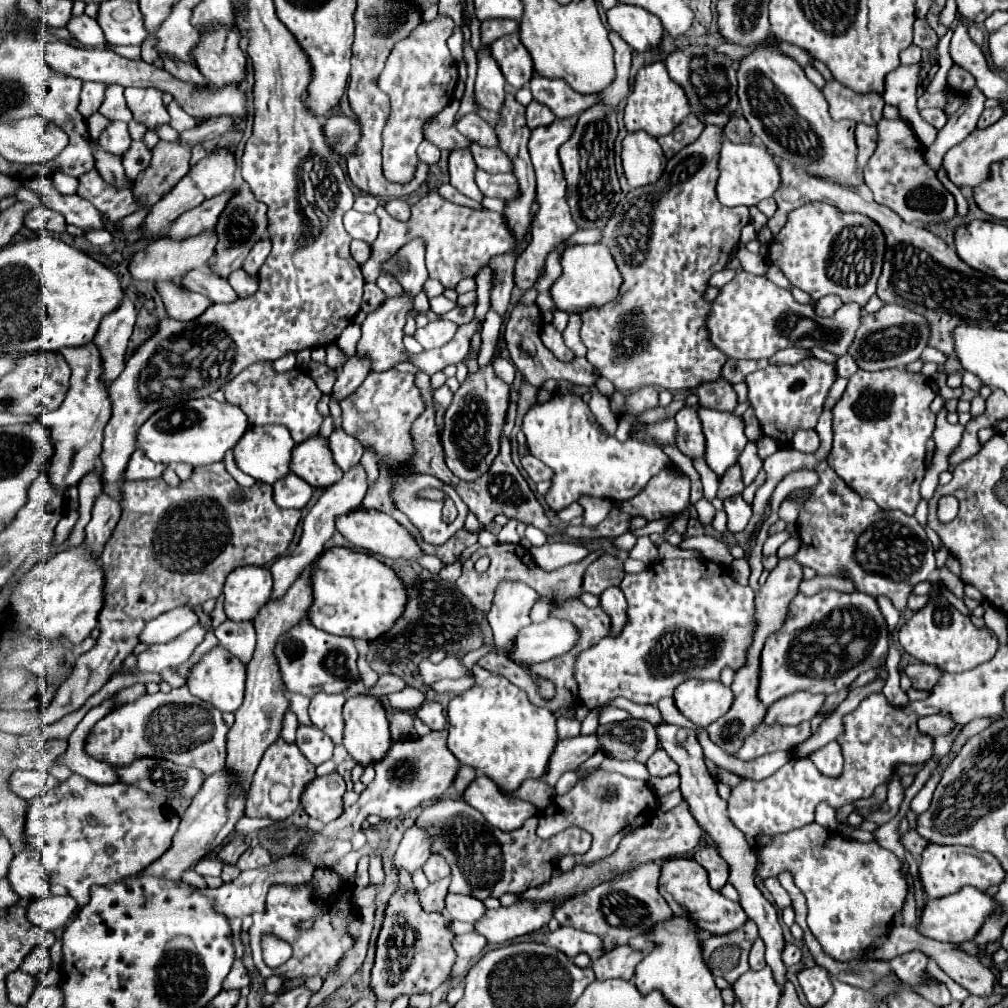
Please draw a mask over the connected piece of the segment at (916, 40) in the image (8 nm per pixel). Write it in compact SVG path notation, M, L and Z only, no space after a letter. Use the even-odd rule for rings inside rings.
M925 18L915 20L915 26L913 26L913 44L915 46L919 46L919 48L933 48L933 46L937 46L937 40L939 40L939 36L927 24Z

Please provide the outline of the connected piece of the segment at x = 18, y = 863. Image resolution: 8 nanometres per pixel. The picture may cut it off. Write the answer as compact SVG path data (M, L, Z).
M23 848L15 854L9 874L7 874L13 890L21 898L47 898L51 896L49 878L45 878L45 870L41 866L41 854L33 848Z

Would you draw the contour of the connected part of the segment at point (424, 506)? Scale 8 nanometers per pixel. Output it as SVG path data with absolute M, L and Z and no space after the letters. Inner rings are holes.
M403 474L401 478L393 480L389 478L389 482L393 484L389 496L393 500L393 504L397 506L397 510L401 510L421 532L457 532L463 528L463 522L465 522L465 516L469 512L469 508L463 504L463 500L457 496L457 492L443 484L441 480L433 478L433 476L427 476L427 474L413 474L413 476L407 476ZM421 488L439 488L443 492L447 492L447 496L455 502L457 506L457 518L451 522L451 524L445 524L441 522L441 506L435 504L435 502L429 502L429 500L417 500L415 498L415 492L421 490Z

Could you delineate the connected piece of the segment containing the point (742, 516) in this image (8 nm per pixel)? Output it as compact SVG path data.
M733 494L723 502L723 506L725 506L727 518L729 518L727 520L729 532L741 532L753 514L753 504L745 502L741 494Z

